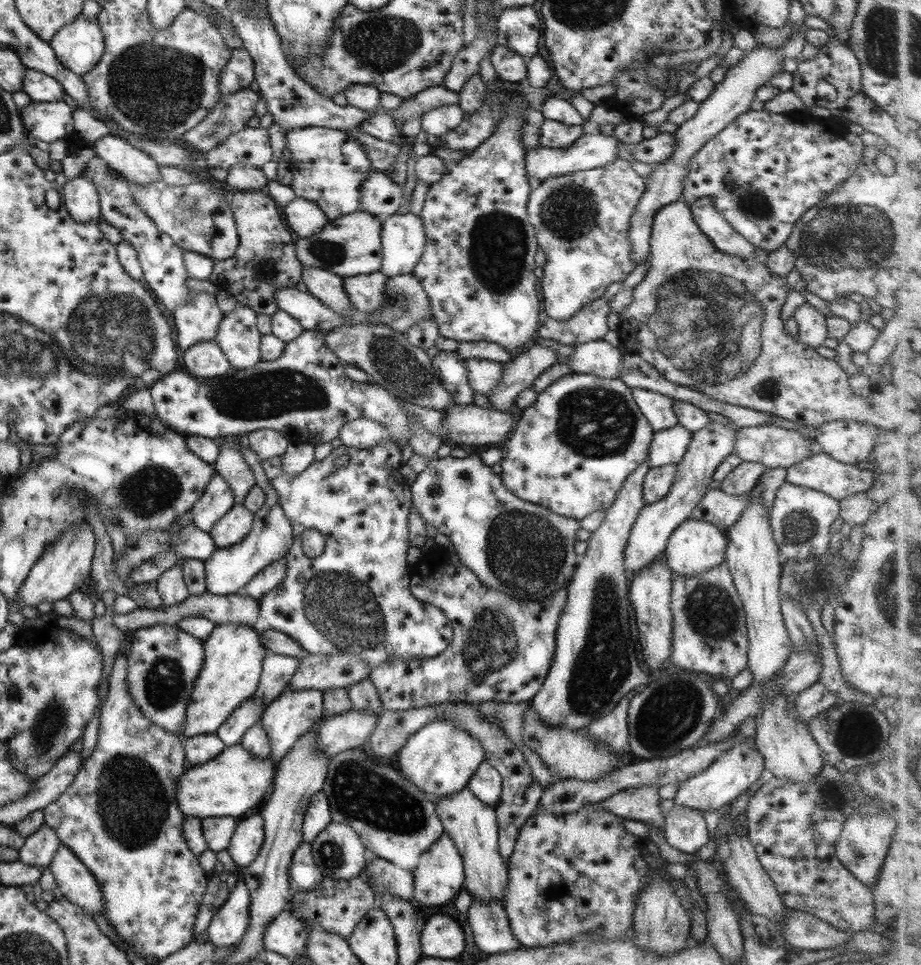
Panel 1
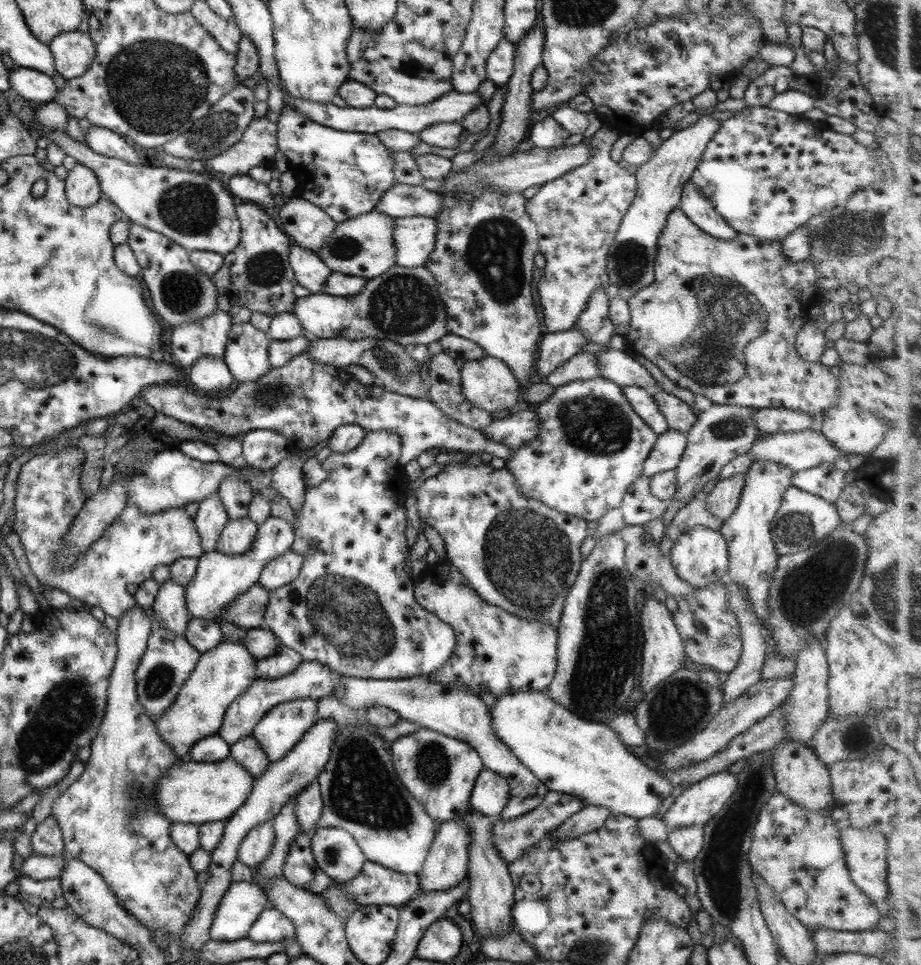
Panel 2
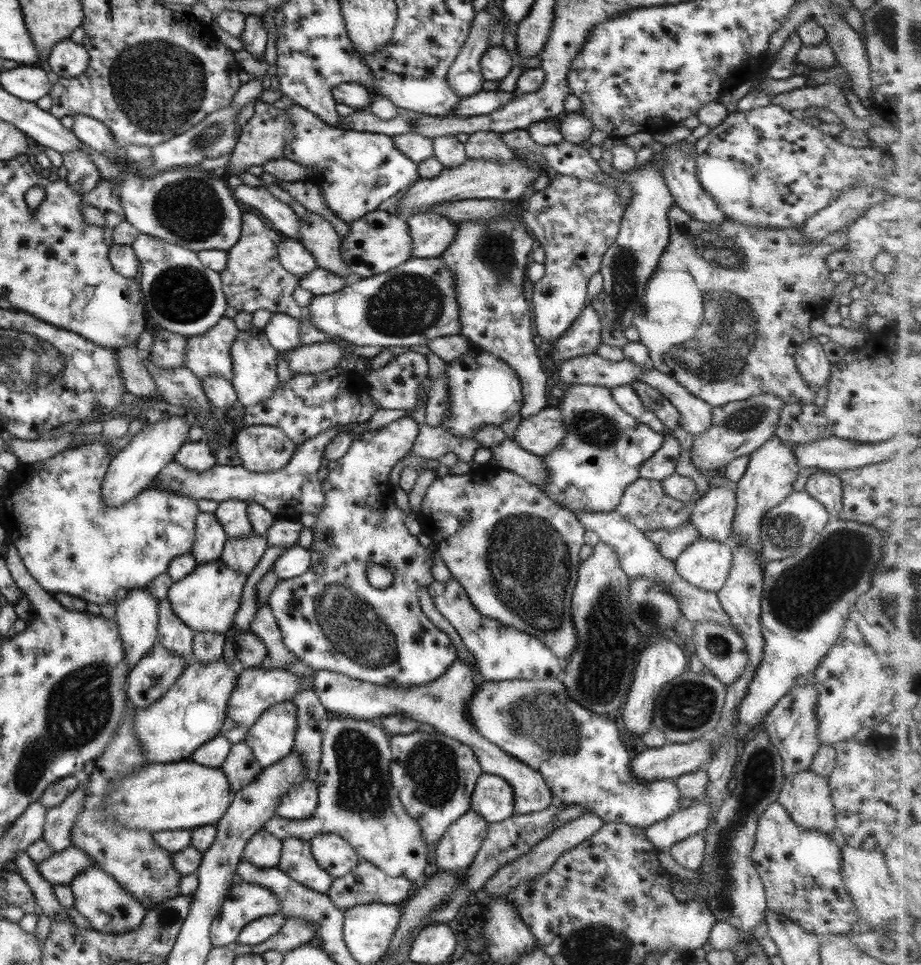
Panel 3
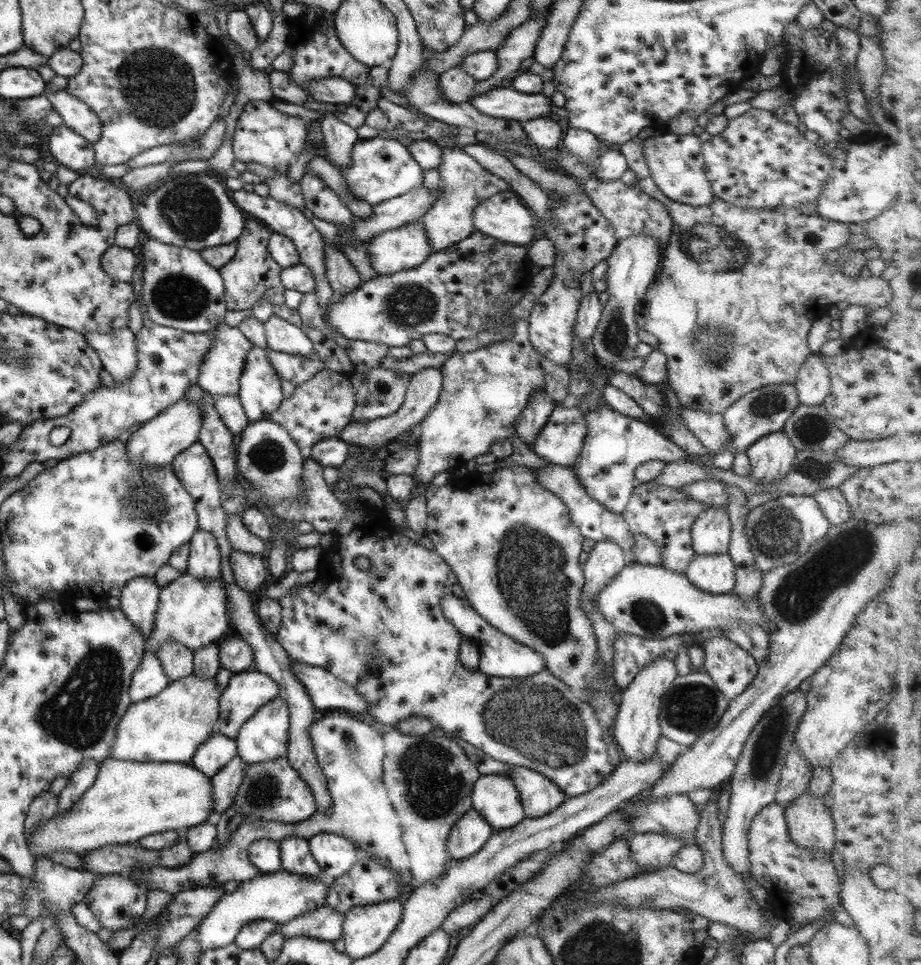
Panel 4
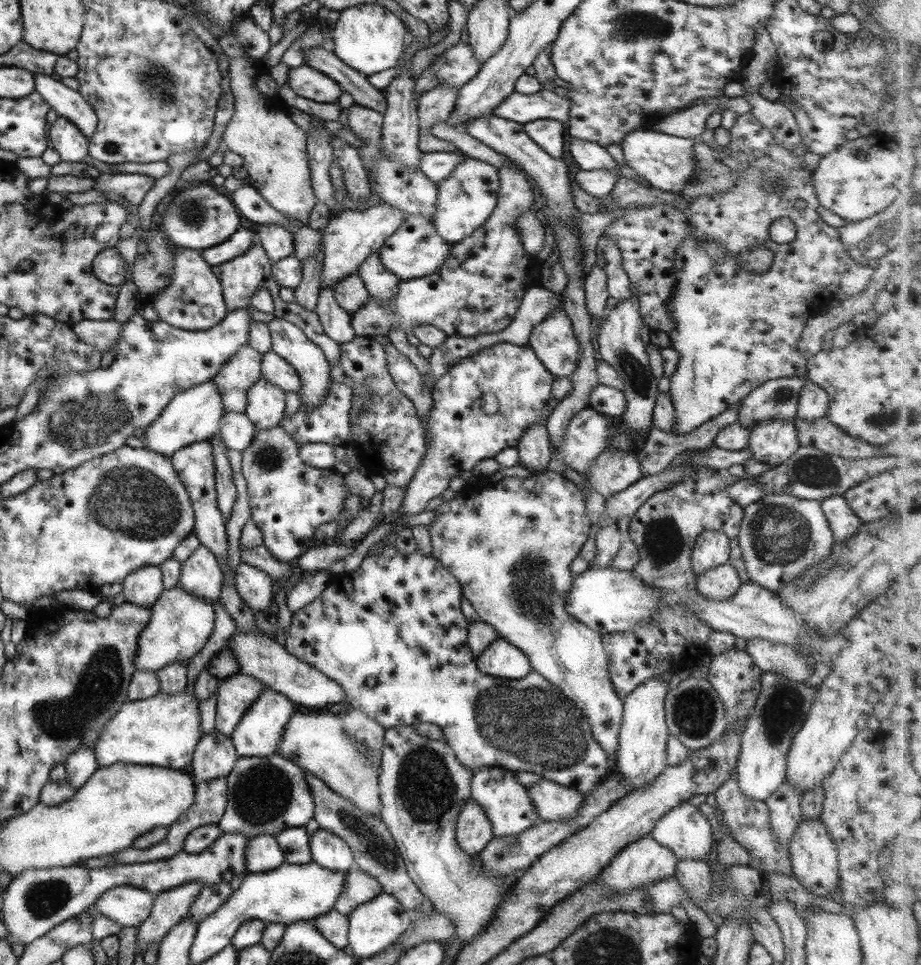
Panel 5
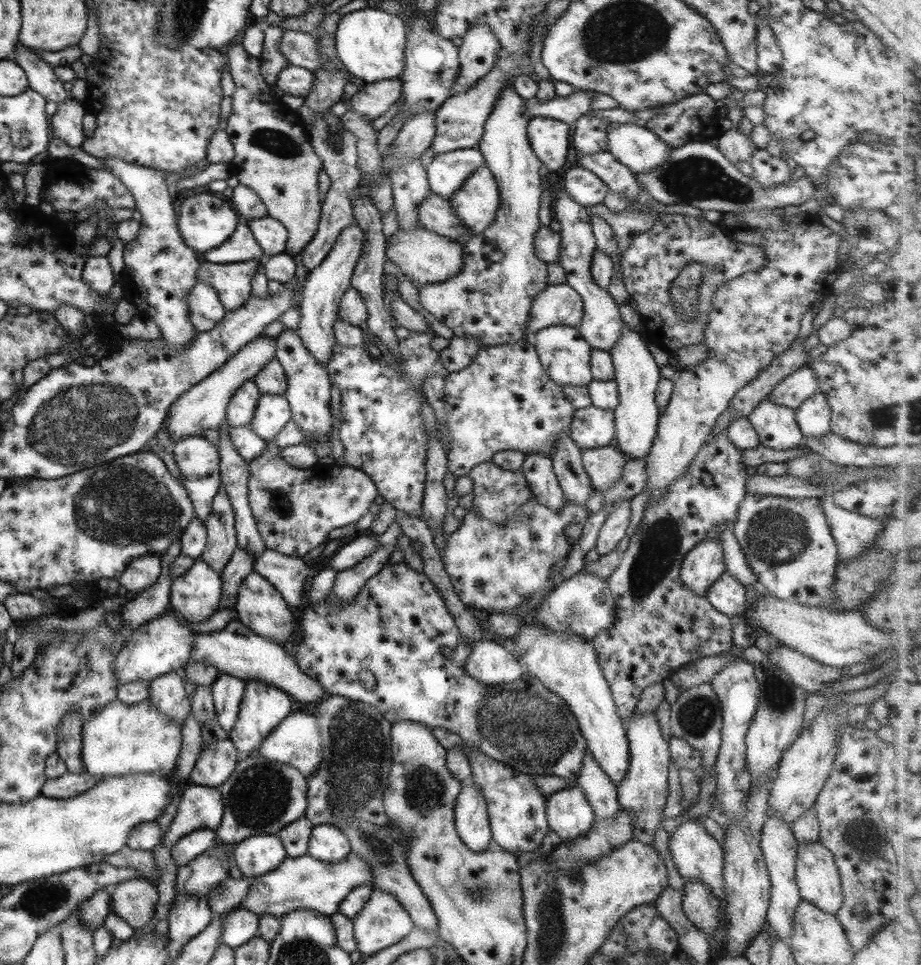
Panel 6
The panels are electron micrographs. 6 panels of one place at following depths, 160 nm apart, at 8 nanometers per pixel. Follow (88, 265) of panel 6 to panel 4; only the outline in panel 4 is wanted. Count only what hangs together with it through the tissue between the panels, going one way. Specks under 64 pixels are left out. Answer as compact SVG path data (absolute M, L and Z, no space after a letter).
M113 244L100 256L100 267L113 281L130 283L135 268L135 256L132 251Z

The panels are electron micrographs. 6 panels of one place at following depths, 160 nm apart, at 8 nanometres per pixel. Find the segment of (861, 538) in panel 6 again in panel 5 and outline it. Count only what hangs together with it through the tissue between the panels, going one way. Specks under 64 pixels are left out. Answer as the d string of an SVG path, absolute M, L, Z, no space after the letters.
M842 495L828 496L819 501L834 542L847 540L860 529L863 522L851 512Z

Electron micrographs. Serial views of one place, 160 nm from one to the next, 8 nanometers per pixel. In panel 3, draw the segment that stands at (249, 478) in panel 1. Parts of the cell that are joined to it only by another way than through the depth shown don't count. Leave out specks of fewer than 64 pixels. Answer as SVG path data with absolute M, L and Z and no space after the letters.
M223 500L213 512L217 522L221 525L226 538L249 536L252 532L246 515L246 502L240 500Z

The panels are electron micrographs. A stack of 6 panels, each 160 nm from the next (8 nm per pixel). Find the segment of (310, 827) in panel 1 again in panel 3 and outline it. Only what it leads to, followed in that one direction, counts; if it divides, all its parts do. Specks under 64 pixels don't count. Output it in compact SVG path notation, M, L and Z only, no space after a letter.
M301 779L281 794L275 816L289 821L300 822L311 816L317 805L317 788L314 781Z

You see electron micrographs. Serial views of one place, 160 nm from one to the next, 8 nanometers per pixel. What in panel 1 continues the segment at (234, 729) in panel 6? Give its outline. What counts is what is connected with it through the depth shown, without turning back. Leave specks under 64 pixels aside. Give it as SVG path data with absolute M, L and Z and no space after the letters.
M311 688L295 692L287 690L267 704L258 722L267 737L269 757L273 765L277 766L286 752L293 748L295 741L299 740L320 718L322 718L322 691L319 689Z

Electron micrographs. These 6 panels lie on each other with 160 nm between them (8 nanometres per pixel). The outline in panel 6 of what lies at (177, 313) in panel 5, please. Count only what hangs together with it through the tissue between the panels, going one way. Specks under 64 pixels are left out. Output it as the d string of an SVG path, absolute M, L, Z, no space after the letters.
M197 281L185 293L185 306L187 306L187 320L197 332L207 332L213 329L225 315L225 309L221 307L217 293L211 286Z

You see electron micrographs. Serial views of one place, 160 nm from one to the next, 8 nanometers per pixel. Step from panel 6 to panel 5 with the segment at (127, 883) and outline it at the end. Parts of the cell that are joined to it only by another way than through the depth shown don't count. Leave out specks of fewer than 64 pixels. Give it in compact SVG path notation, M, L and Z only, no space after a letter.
M116 886L101 894L93 908L122 927L138 927L149 916L154 897L140 888Z

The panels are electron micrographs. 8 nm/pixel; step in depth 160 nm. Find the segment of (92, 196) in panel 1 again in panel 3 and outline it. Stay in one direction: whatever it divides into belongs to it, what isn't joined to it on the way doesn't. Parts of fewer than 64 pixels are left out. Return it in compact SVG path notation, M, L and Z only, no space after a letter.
M71 149L62 154L62 165L67 171L66 183L74 190L90 191L100 179L99 171L83 149Z

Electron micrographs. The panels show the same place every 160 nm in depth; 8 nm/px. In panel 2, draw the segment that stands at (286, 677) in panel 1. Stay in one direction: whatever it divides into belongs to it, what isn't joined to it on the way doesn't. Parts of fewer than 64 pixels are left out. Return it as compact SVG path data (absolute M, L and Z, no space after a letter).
M279 645L271 656L255 662L256 678L274 679L293 672L301 661L302 658L294 650Z

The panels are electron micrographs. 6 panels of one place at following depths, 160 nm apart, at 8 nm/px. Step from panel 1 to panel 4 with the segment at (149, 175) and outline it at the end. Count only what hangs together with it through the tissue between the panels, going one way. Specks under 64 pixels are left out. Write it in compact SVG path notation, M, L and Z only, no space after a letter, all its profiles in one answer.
M46 85L43 93L50 102L53 112L57 112L61 117L62 124L87 142L94 144L101 132L101 123L97 115L91 112L85 103L64 89L52 90Z

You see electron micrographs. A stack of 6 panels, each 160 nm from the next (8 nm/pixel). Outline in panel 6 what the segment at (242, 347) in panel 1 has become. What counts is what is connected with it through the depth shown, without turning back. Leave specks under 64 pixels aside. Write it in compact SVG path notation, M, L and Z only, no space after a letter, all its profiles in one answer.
M261 394L248 428L261 440L272 441L290 420L290 408L282 395Z

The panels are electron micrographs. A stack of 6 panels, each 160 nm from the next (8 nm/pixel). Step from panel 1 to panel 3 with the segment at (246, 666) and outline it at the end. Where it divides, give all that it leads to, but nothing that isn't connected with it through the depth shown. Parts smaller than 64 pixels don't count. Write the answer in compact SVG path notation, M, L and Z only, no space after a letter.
M219 658L211 664L196 661L185 667L173 686L160 696L159 700L148 707L136 708L132 714L132 729L143 755L149 763L168 764L170 762L189 760L192 752L204 742L221 734L220 728L224 724L224 716L228 708L228 698L235 686L236 676L230 666Z

